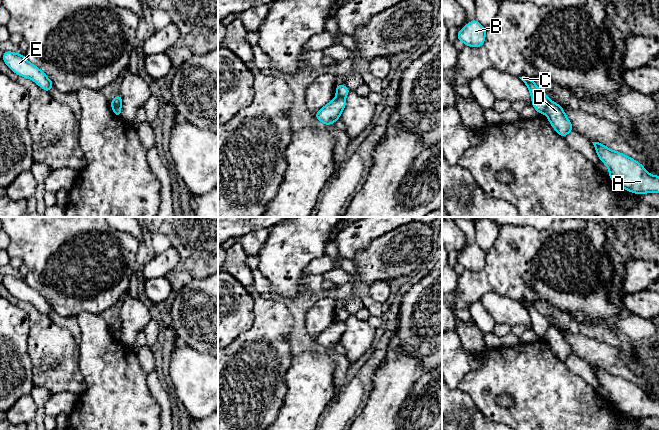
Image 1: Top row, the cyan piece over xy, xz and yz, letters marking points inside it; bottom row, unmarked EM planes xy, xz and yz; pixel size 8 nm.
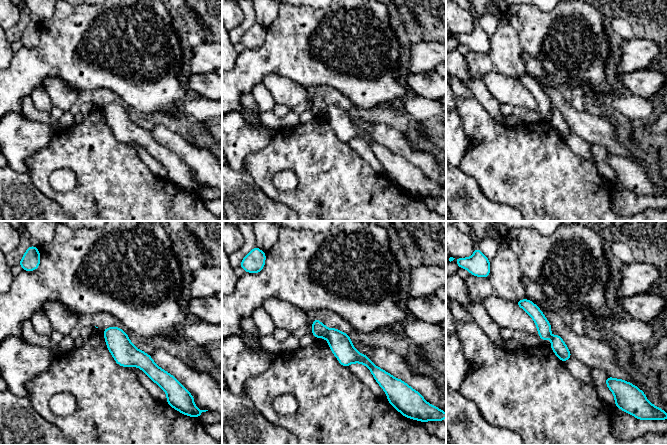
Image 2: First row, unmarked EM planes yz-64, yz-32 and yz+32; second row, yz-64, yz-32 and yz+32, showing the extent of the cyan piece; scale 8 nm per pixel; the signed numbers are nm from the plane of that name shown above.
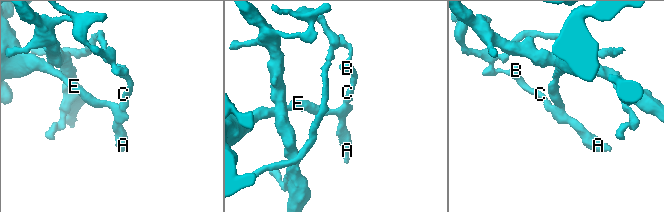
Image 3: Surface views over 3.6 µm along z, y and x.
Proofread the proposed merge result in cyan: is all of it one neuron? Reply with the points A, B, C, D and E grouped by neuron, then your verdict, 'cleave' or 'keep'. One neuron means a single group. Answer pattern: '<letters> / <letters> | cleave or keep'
A D E / B C | cleave

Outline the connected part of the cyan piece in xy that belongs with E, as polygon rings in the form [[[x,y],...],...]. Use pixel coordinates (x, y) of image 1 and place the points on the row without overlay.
[[[6,275],[3,276],[2,284],[17,299],[32,303],[43,314],[50,316],[50,313],[54,311],[52,305],[45,299],[45,297],[37,290],[31,288],[24,279]]]

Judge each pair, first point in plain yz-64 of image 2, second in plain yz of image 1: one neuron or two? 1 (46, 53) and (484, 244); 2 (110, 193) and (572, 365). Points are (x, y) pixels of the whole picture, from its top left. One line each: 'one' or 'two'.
1: two
2: two

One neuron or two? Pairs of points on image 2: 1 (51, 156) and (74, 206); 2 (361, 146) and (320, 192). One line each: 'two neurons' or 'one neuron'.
1: one neuron
2: two neurons

